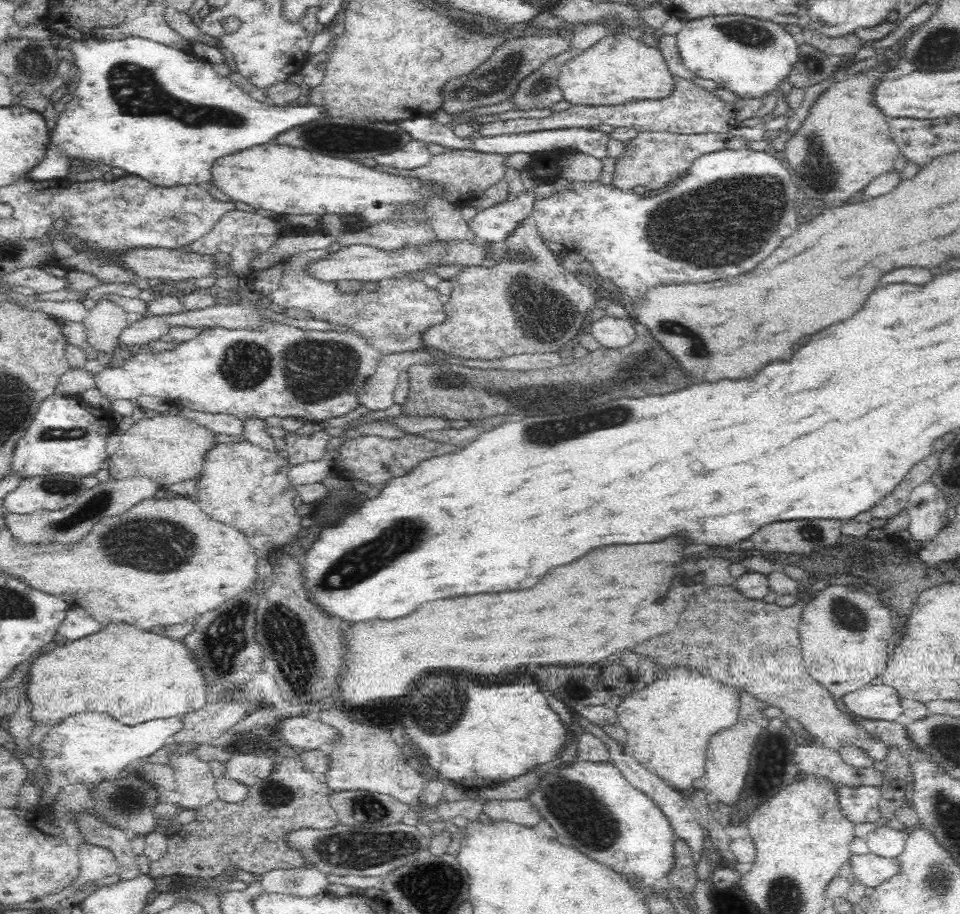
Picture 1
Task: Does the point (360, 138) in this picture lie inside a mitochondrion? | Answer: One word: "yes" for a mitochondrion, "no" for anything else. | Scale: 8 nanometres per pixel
yes

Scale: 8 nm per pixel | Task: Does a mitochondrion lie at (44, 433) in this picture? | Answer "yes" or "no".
yes

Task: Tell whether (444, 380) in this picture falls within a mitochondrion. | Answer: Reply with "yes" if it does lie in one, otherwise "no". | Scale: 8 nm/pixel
no

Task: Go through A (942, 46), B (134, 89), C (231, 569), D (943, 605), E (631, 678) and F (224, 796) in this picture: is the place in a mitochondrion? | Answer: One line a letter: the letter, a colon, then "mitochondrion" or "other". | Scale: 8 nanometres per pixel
A: mitochondrion
B: mitochondrion
C: other
D: other
E: other
F: other

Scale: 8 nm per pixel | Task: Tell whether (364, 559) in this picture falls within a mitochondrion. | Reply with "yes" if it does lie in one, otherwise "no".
yes

